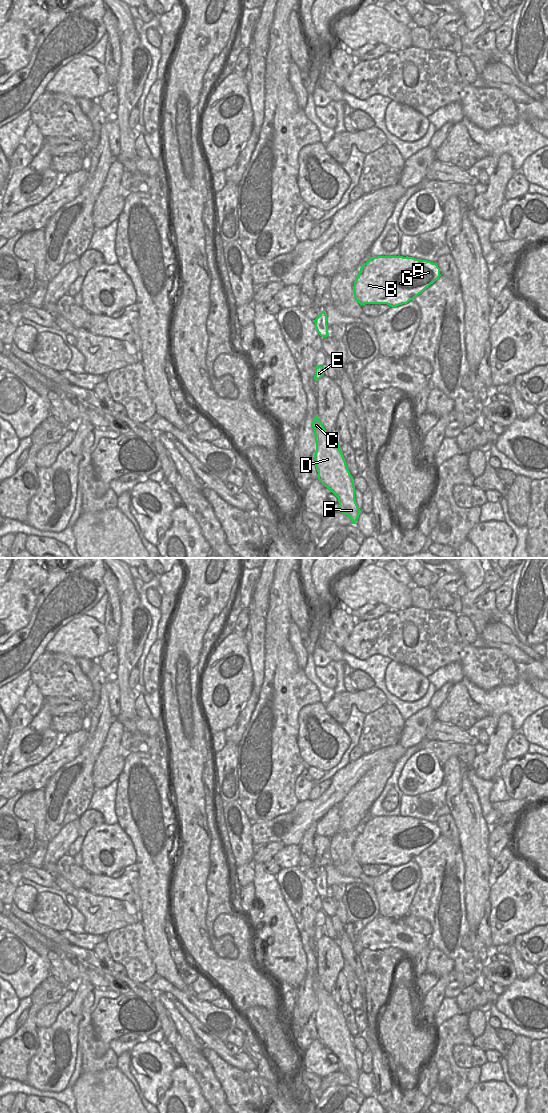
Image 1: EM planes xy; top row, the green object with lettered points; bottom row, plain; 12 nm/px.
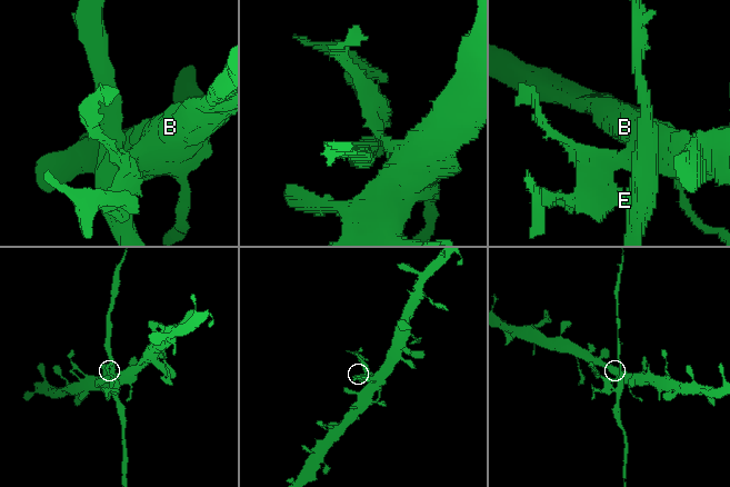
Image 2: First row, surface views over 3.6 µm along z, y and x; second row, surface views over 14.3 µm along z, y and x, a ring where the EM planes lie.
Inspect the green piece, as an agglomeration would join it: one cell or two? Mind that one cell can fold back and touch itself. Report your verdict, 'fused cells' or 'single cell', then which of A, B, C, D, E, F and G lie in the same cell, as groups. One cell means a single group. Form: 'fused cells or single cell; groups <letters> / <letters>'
fused cells; groups A B G / C D E F

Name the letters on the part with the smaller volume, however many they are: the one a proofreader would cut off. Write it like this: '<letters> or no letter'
C, D, E, F

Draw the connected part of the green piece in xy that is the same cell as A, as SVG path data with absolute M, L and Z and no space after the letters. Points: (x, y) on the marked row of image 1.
M371 257L354 281L354 298L365 304L407 304L441 276L437 263L414 257Z

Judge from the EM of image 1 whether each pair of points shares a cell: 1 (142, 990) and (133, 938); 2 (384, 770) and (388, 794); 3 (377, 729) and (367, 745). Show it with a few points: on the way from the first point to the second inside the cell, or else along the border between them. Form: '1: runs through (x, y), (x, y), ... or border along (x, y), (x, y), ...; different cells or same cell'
1: border along (126, 976), (142, 983); different cells
2: border along (395, 764), (394, 771), (384, 790), (373, 804); different cells
3: runs through (376, 733), (369, 741); same cell

